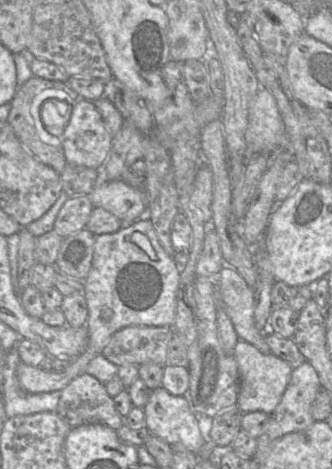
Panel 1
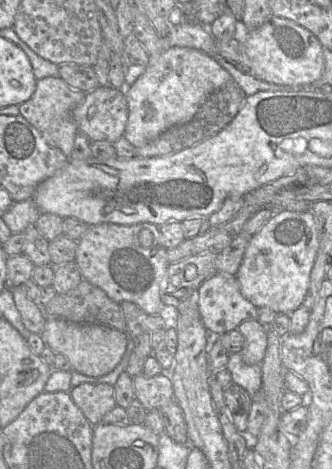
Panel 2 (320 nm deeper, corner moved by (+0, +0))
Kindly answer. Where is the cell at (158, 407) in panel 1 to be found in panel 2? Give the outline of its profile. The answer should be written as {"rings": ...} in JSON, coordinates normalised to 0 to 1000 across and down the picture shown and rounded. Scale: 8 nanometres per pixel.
{"rings":[[[491,791],[464,804],[419,797],[401,804],[404,842],[434,870],[479,872],[524,853],[512,795]]]}

